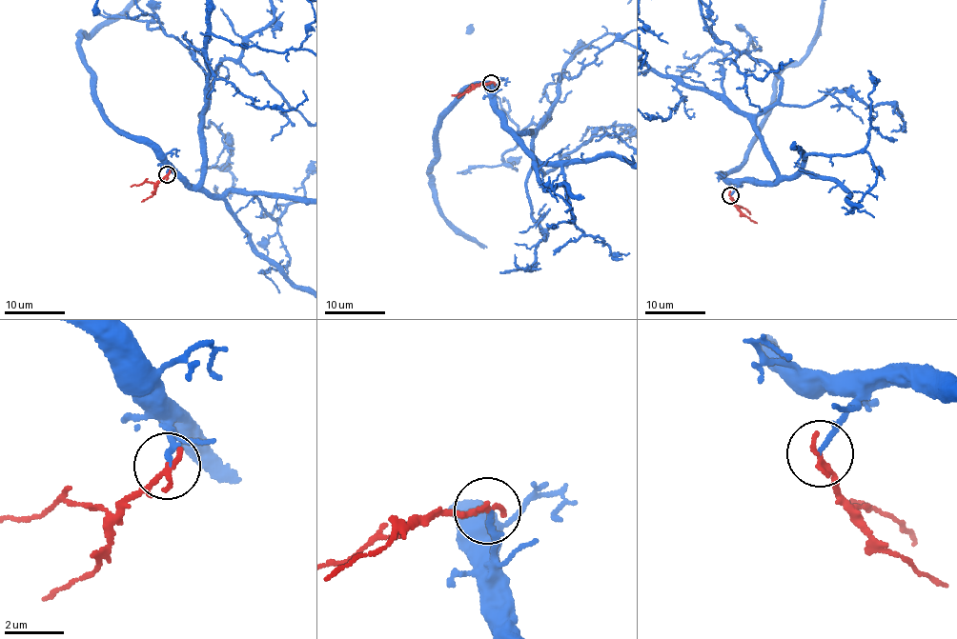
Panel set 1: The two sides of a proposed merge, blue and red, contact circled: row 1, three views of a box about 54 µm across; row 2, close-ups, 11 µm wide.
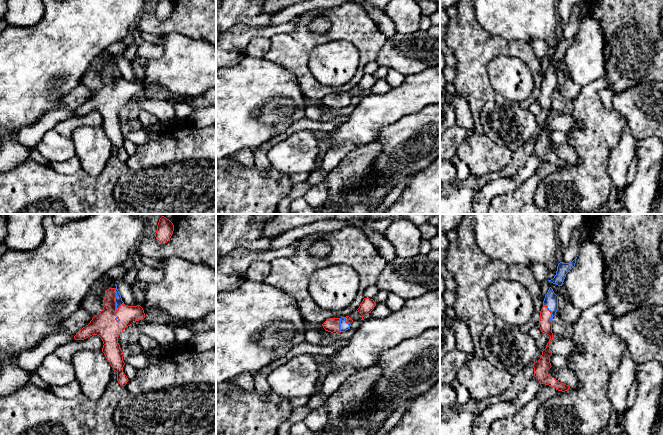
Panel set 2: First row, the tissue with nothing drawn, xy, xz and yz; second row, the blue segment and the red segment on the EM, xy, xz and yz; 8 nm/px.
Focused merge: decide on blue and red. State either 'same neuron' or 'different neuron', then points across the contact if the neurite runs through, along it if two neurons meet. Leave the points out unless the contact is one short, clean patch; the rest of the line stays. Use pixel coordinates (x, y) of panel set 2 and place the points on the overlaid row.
same neuron; way xy (118, 299), (115, 300), (114, 314), (104, 324)

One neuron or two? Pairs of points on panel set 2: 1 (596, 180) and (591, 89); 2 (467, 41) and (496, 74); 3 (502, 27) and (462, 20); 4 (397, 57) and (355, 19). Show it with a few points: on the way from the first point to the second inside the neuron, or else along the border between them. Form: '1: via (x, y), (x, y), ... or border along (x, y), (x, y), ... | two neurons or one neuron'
1: via (593, 157), (593, 122), (591, 112) | one neuron
2: border along (509, 55), (489, 63), (495, 89) | two neurons
3: border along (472, 10), (478, 23), (489, 34), (497, 37) | two neurons
4: border along (388, 38), (375, 60) | two neurons

